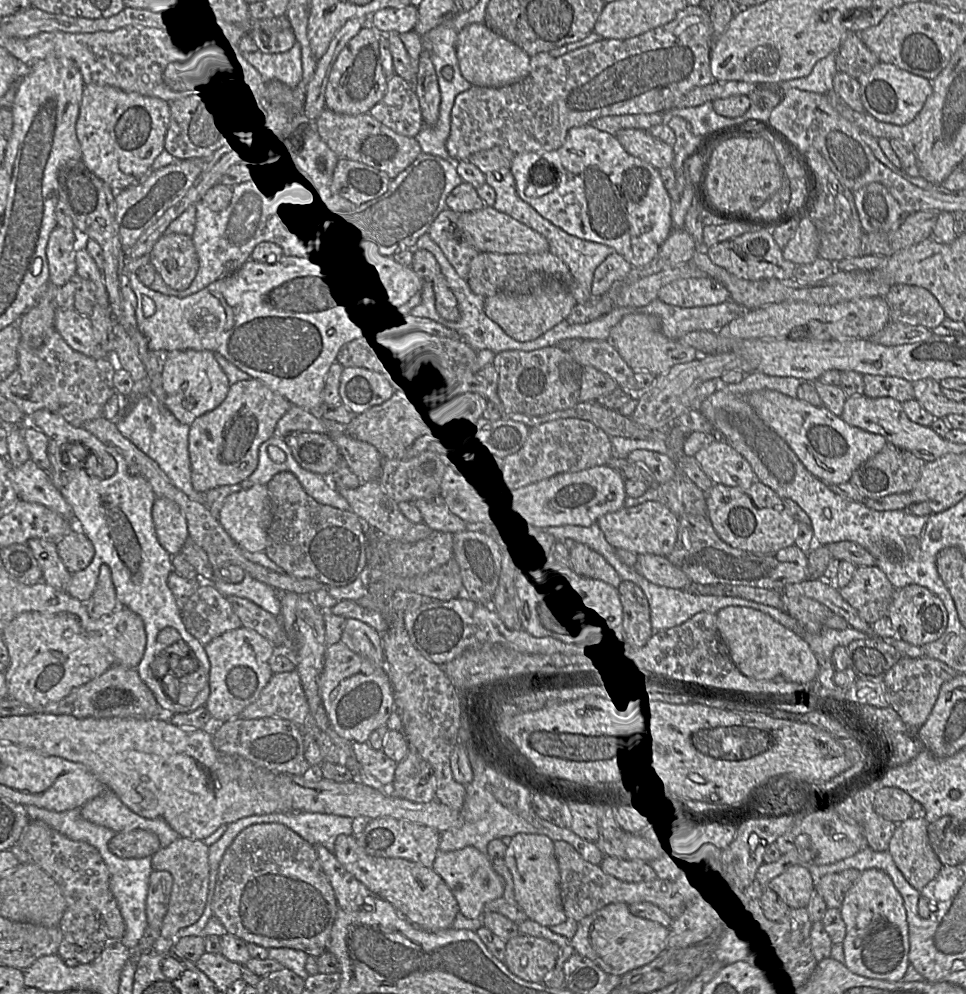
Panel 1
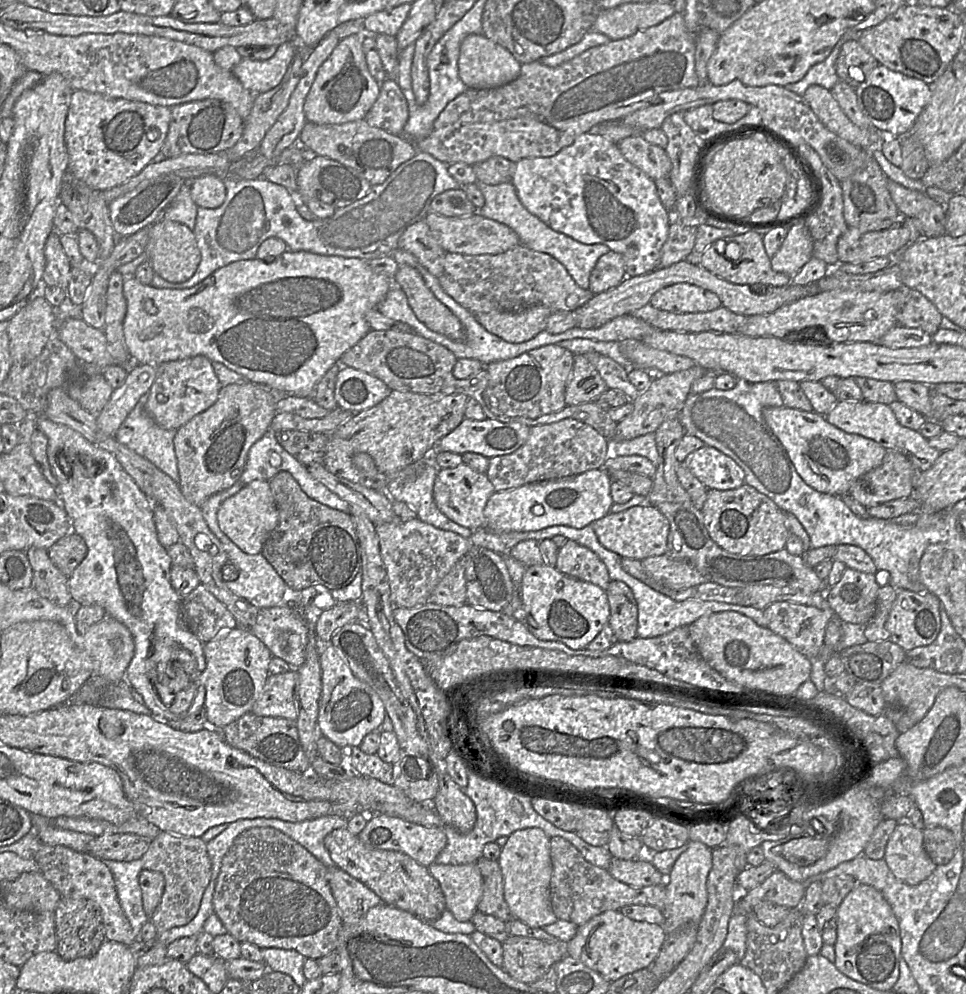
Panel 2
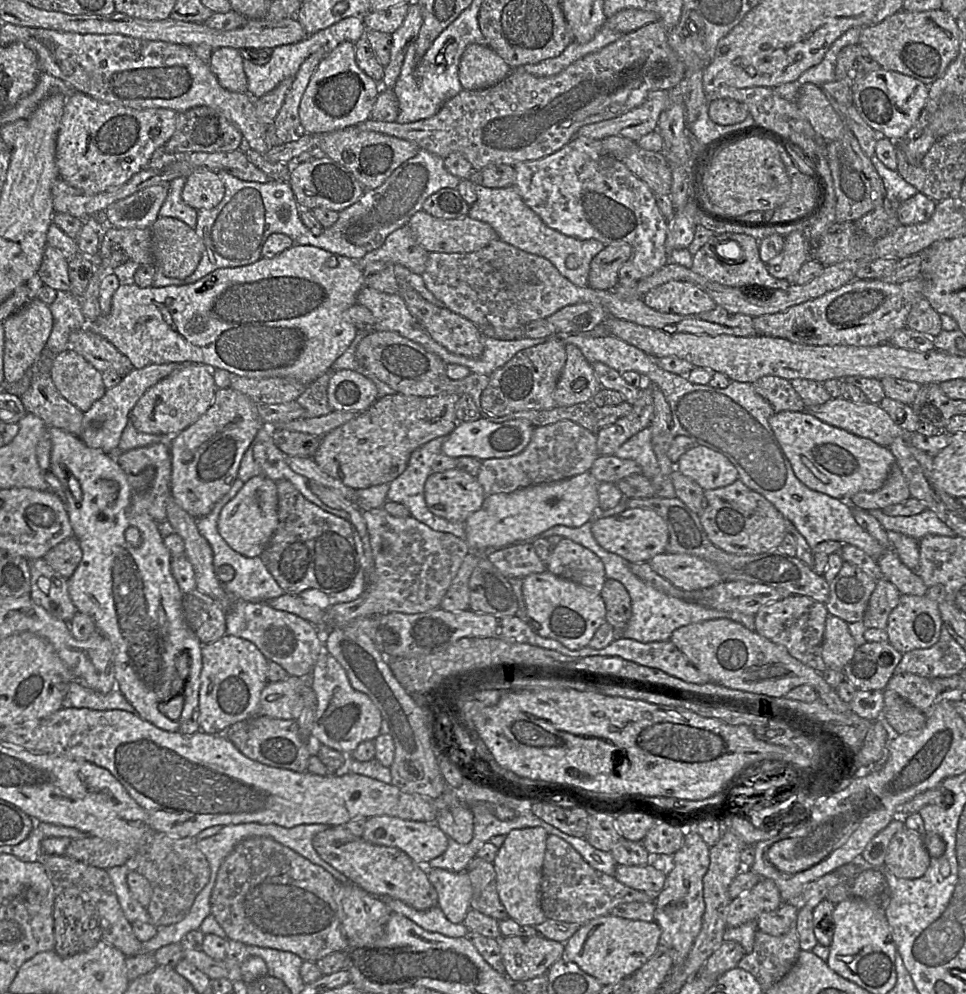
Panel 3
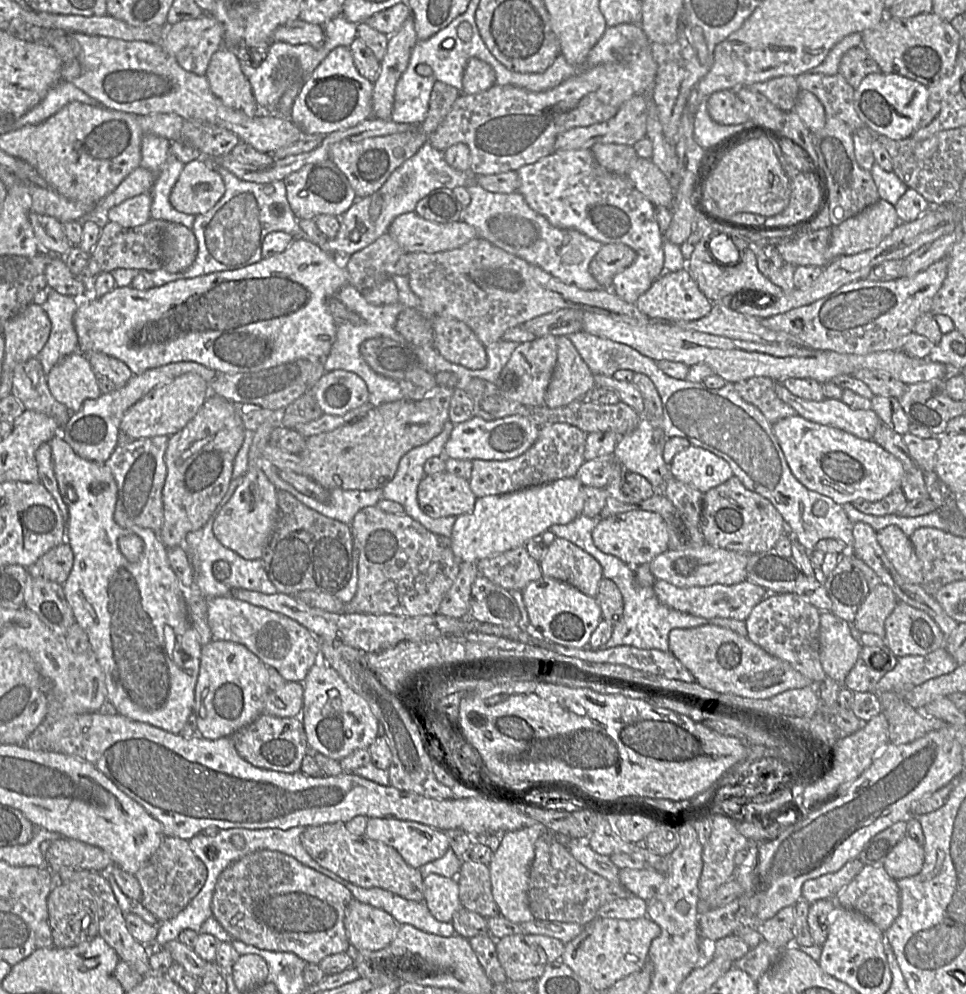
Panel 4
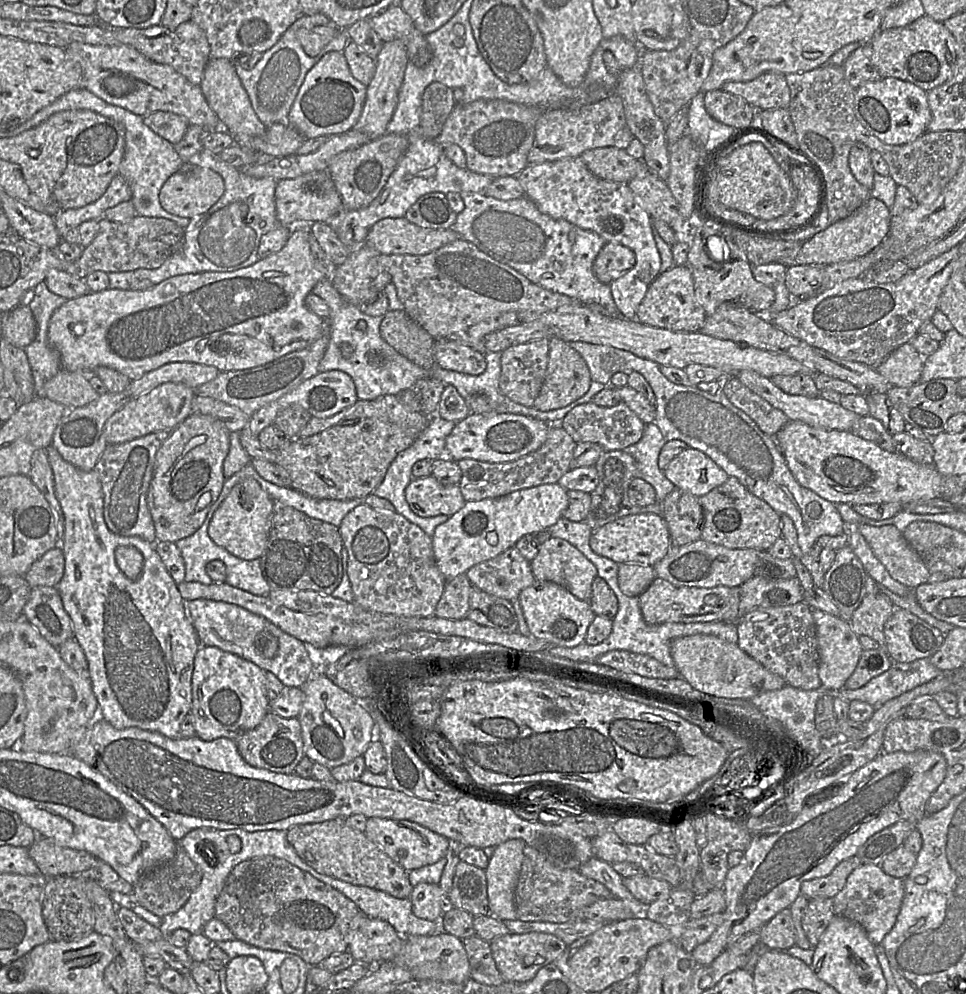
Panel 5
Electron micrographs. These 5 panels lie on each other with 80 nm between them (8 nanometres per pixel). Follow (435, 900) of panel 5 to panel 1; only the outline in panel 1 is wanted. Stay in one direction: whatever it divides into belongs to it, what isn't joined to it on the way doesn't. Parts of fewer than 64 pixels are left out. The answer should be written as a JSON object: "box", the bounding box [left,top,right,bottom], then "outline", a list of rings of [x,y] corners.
{"box":[432,846,504,918],"outline":[[[473,846],[450,852],[439,851],[432,869],[445,881],[457,900],[459,912],[466,918],[482,918],[485,905],[504,894],[504,880],[493,869],[491,858]]]}

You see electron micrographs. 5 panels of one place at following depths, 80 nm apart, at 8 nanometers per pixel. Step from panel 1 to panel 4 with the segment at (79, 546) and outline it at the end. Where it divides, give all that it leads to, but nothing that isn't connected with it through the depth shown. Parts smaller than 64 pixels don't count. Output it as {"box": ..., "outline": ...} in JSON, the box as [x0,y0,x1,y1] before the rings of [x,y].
{"box":[29,541,74,584],"outline":[[[63,541],[42,555],[29,569],[29,575],[63,584],[74,563],[74,553],[68,542]]]}

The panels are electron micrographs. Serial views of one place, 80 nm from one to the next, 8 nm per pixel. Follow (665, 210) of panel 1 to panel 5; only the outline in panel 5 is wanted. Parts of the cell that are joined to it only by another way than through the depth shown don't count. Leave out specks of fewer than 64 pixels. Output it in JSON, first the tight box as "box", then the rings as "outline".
{"box":[516,157,661,319],"outline":[[[581,157],[527,165],[516,177],[524,190],[524,195],[532,200],[544,214],[555,219],[566,220],[582,229],[595,232],[607,243],[618,243],[634,252],[635,265],[611,282],[610,289],[617,307],[617,314],[627,319],[635,319],[638,306],[650,285],[660,274],[661,258],[652,233],[652,218],[636,202],[628,184],[598,178],[586,167]]]}

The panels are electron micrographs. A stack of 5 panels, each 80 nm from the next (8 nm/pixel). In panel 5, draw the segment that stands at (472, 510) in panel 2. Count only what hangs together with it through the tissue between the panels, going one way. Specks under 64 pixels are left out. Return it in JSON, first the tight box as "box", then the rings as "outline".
{"box":[405,476,466,518],"outline":[[[433,476],[412,479],[405,499],[411,511],[422,518],[452,516],[466,503],[459,485],[444,486]]]}

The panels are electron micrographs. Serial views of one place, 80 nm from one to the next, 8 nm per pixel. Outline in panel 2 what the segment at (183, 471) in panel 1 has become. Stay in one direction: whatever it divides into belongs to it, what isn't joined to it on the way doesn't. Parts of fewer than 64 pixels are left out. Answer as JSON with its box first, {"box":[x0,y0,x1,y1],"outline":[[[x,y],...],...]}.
{"box":[115,398,179,482],"outline":[[[142,398],[130,412],[127,418],[118,429],[115,437],[119,443],[125,445],[136,454],[151,461],[157,468],[166,473],[175,482],[179,481],[177,458],[174,448],[175,430],[167,430],[155,423],[147,414]]]}

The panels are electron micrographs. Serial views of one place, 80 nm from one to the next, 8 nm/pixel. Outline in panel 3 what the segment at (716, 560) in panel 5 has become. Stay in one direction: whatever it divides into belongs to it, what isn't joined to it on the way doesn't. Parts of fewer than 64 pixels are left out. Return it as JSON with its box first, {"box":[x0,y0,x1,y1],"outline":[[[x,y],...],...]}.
{"box":[648,552,723,591],"outline":[[[664,552],[648,563],[655,573],[685,591],[701,590],[723,582],[714,565],[696,556]]]}

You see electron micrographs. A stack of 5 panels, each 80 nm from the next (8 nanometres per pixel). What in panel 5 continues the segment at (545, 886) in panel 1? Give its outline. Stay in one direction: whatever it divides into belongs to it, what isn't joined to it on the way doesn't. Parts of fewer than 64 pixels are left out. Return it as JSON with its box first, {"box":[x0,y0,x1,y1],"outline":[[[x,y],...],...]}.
{"box":[487,839,526,920],"outline":[[[510,839],[496,846],[487,867],[487,896],[492,916],[501,920],[516,920],[514,892],[524,859],[526,843]]]}

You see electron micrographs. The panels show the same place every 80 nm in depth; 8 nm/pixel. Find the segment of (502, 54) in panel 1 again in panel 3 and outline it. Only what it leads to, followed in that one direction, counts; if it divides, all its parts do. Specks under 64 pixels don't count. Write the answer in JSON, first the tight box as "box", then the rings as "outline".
{"box":[459,44,513,90],"outline":[[[470,44],[459,63],[463,90],[481,90],[504,80],[513,69],[489,46]]]}

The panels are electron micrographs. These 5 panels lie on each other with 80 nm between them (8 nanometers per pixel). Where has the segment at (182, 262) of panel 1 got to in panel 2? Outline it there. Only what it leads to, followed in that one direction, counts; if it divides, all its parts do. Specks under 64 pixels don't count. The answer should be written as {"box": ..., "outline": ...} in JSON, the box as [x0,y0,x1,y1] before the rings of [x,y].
{"box":[145,220,200,283],"outline":[[[157,220],[149,227],[145,253],[146,262],[152,265],[155,274],[171,283],[190,279],[200,263],[200,252],[193,231],[183,224],[169,220]]]}

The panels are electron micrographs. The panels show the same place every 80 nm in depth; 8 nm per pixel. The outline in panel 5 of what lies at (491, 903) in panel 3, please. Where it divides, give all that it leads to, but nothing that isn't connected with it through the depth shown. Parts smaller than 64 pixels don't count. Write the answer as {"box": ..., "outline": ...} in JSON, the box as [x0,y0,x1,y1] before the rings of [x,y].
{"box":[447,861,492,916],"outline":[[[460,861],[454,872],[447,907],[462,909],[472,916],[492,916],[487,896],[485,871]]]}

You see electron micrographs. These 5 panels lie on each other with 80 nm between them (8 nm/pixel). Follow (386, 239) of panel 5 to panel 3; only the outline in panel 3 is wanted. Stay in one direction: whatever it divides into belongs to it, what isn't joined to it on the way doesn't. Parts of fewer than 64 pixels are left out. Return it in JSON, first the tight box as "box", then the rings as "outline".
{"box":[406,210,498,253],"outline":[[[421,210],[416,212],[406,225],[412,230],[418,244],[429,253],[474,252],[498,239],[495,230],[489,224],[467,216],[457,219],[441,219]]]}

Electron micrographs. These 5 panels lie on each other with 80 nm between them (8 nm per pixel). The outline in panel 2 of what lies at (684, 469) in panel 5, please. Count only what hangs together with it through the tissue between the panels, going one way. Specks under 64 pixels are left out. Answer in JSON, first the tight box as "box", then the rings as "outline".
{"box":[682,445,745,491],"outline":[[[704,445],[691,452],[682,463],[707,489],[724,491],[745,484],[743,469],[711,446]]]}

